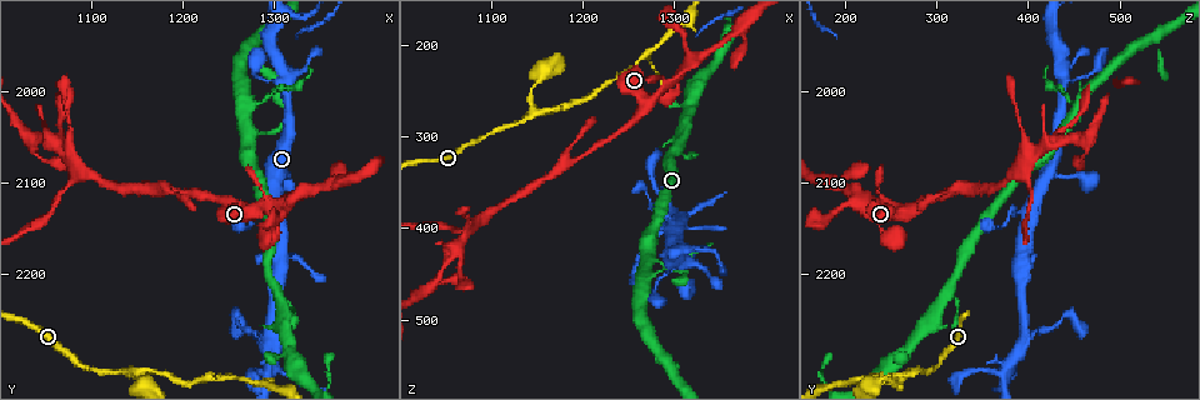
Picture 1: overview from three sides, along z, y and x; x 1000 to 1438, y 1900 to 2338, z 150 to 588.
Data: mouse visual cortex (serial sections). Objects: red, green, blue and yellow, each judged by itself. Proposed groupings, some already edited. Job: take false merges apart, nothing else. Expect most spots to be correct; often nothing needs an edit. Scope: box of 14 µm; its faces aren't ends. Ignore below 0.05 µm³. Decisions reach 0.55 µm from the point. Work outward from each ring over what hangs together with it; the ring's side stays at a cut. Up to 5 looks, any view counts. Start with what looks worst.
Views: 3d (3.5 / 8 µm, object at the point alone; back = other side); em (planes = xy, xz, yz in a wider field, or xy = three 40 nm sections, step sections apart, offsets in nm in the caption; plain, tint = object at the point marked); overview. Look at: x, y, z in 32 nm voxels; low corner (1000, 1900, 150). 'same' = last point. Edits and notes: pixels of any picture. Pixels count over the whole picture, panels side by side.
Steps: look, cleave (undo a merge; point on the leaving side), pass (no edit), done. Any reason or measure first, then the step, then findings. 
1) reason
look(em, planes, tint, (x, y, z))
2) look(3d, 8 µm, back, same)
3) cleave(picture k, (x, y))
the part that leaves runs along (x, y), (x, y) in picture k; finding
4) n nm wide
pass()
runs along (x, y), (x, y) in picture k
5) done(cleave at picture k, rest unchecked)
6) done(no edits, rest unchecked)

side arm on a straight run
look(3d, 3.5 µm, (1145, 2310, 280))

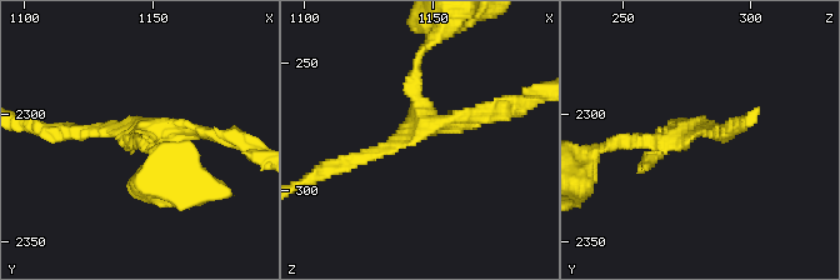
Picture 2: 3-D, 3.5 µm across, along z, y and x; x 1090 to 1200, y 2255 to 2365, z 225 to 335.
3 arms; arms of 150, 150, 200 nm
look(em, xy, step 3, tint, (1146, 2308, 275))

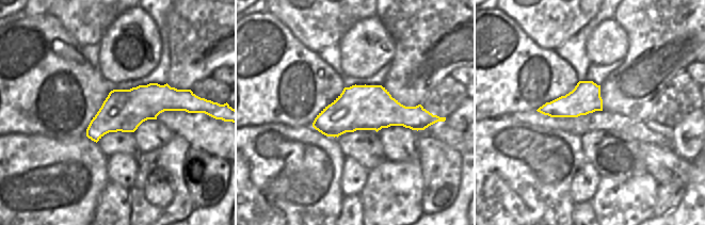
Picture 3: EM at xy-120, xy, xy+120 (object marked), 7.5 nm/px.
look(em, xy, step 5, tint, same)

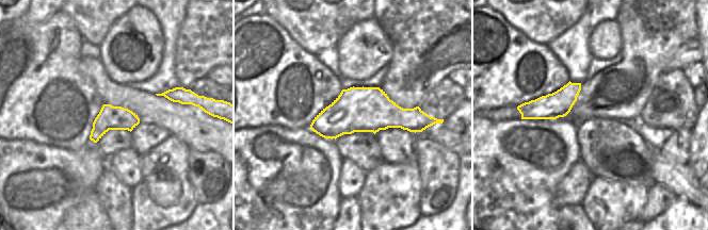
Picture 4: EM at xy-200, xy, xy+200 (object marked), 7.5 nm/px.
pass()
runs along (343, 164), (419, 129), (423, 51) in picture 2; one cell here

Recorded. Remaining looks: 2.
three-way junction
look(3d, 3.5 µm, (1265, 2315, 210))

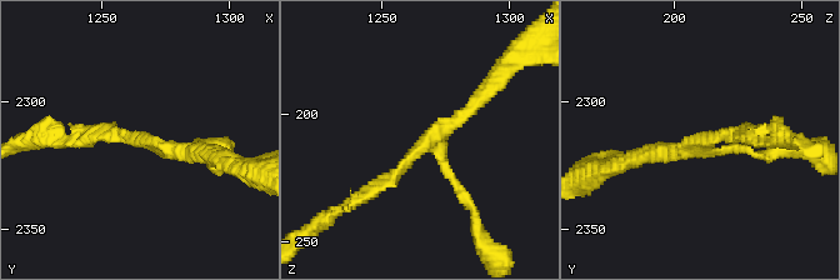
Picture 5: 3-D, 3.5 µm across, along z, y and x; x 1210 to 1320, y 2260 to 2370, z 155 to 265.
look(em, xy, step 5, tint, (1266, 2315, 214))

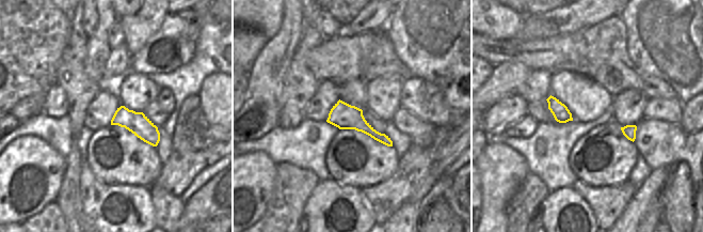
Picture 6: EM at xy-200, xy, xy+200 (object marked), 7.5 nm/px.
arms of 100, 200, 200 nm
pass()
runs along (333, 111), (352, 118), (389, 143) in picture 6; one cell here

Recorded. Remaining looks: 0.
done(no edits, rest unchecked)

